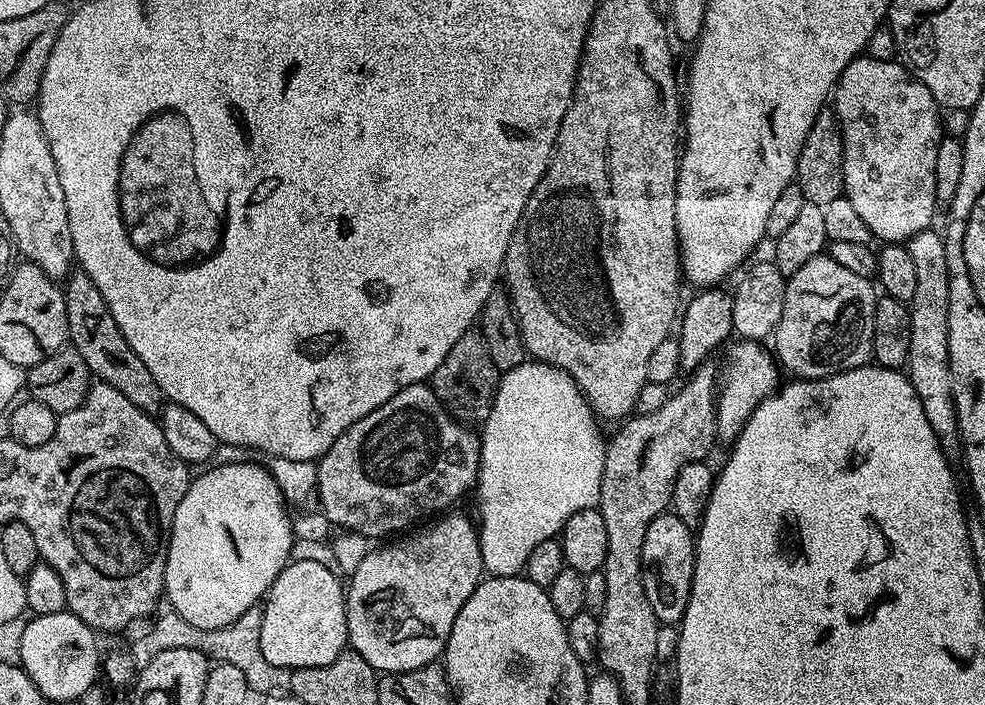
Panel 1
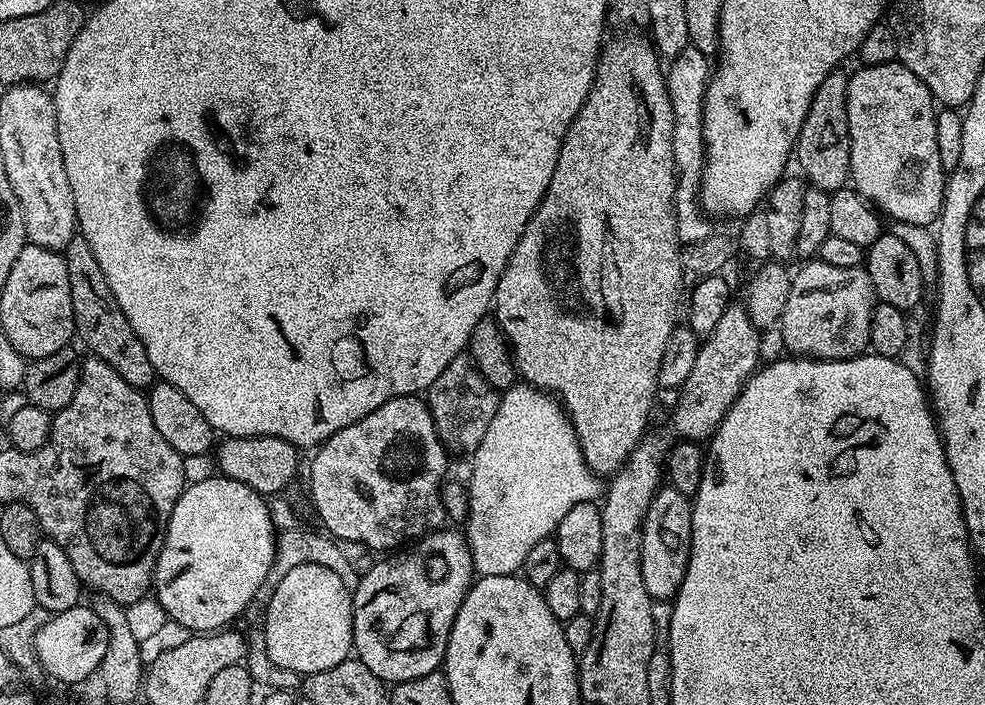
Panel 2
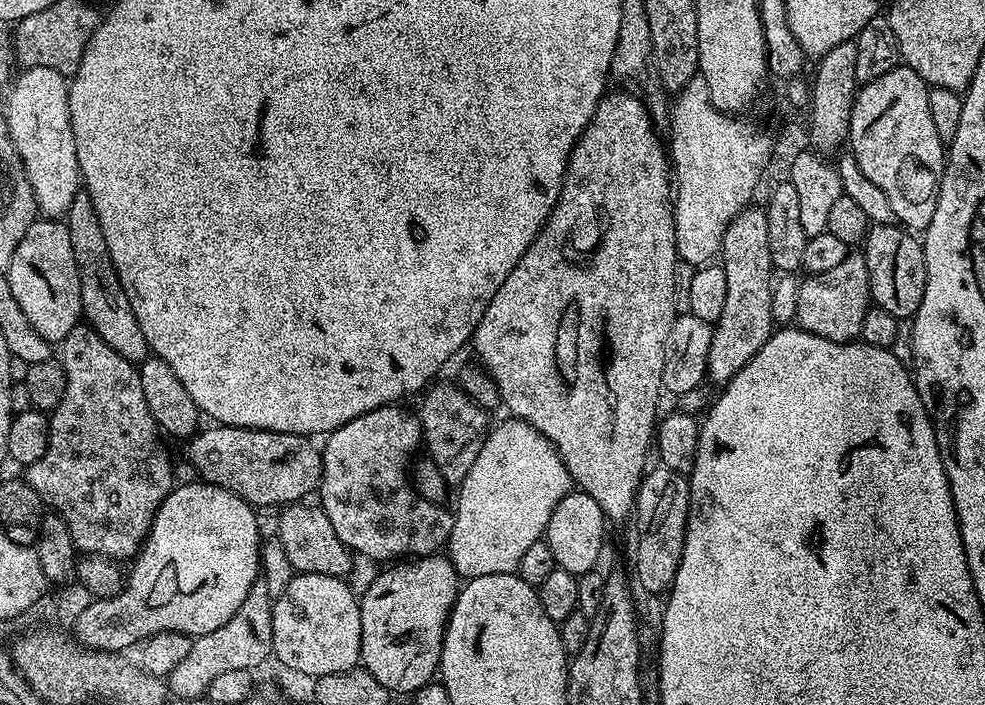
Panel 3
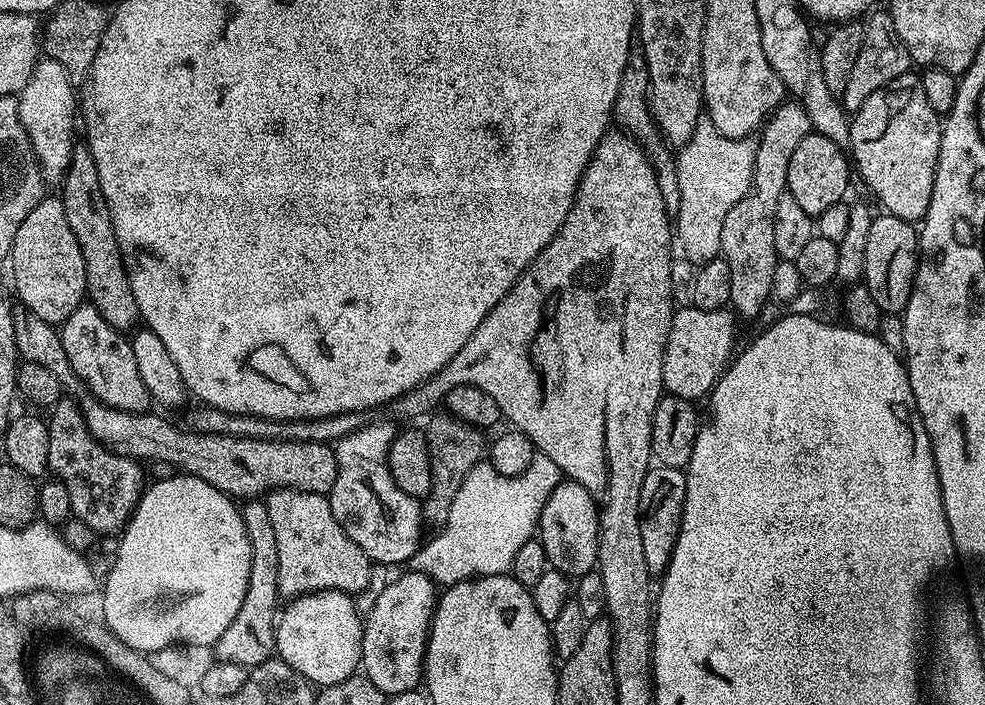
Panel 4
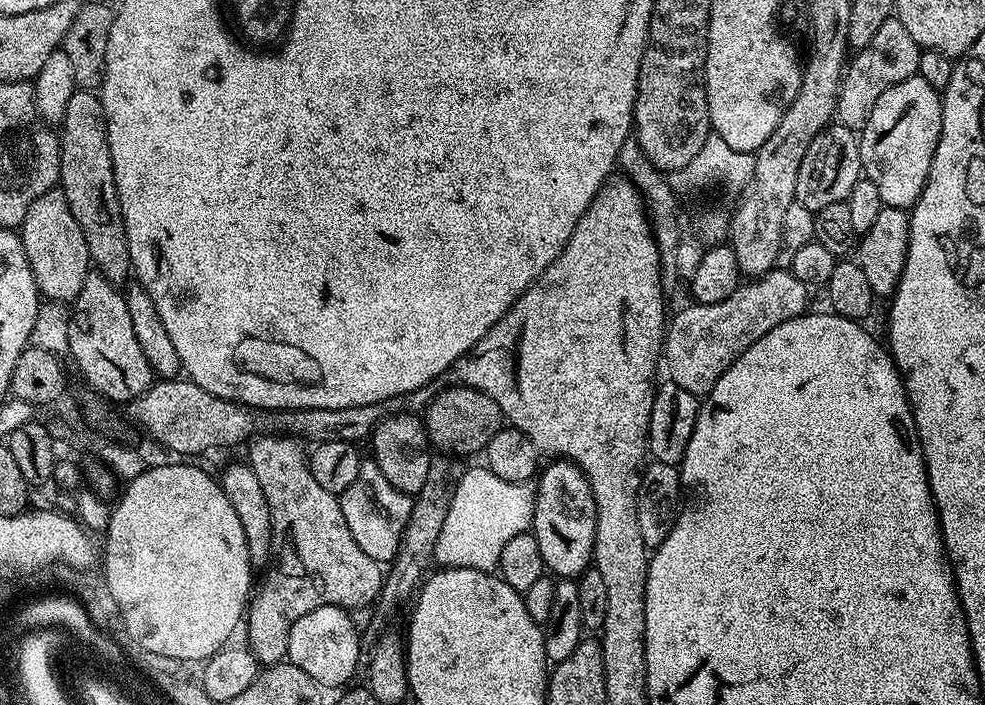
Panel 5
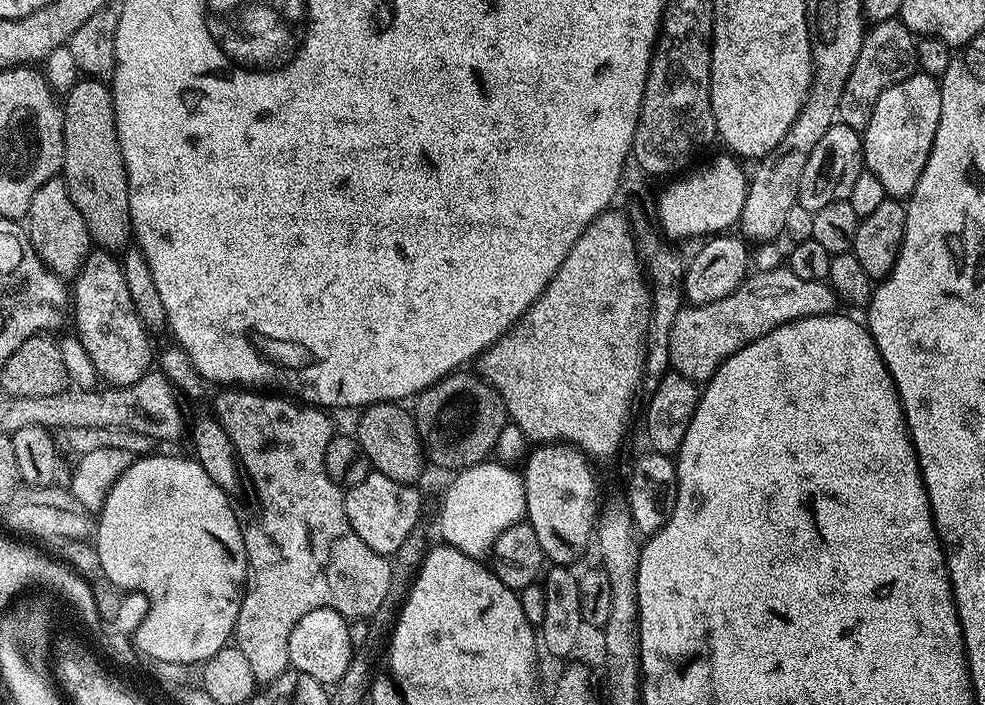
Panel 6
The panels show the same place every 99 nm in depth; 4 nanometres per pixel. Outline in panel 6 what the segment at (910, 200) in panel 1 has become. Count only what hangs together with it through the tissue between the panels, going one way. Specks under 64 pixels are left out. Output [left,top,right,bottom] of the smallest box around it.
[862,71,942,198]

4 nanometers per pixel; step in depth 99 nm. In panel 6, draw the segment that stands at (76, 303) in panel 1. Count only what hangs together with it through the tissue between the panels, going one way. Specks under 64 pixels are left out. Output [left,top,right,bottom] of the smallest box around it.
[62,78,133,250]

